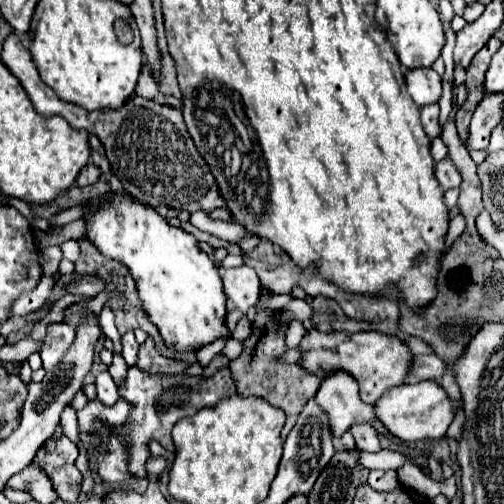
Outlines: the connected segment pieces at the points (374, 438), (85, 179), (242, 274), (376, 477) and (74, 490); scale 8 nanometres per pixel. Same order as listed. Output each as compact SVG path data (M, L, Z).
M365 422L365 424L353 424L351 434L355 436L355 442L357 442L357 446L361 450L365 450L365 452L379 452L381 450L379 436L377 436L375 428L369 422Z
M89 162L77 176L77 184L79 186L87 186L87 184L93 184L97 182L97 178L101 176L101 170L97 170L97 166L93 162Z
M247 264L229 270L223 268L221 278L225 294L235 304L237 310L247 312L259 300L261 280L257 280L257 272L253 272L253 268L249 268Z
M373 470L369 474L369 482L367 482L371 488L375 490L393 490L397 488L399 484L399 478L397 478L397 472L395 470Z
M63 434L59 438L49 438L33 458L33 466L45 470L53 482L55 492L63 502L77 502L81 494L81 472L75 466L77 446Z

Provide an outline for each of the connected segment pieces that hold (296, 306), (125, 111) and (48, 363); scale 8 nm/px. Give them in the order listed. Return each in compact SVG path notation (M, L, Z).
M293 300L291 304L285 306L285 310L293 312L293 318L301 320L301 322L309 320L313 316L313 308L311 308L311 304L307 300Z
M9 36L3 42L3 54L1 62L19 78L19 82L25 86L25 92L29 94L35 110L43 116L59 114L63 116L73 128L87 130L95 134L107 152L107 160L111 164L111 170L117 172L119 180L123 182L125 192L153 208L177 208L177 210L205 210L213 212L215 208L225 208L225 198L221 196L217 182L213 174L209 172L209 166L205 164L203 156L197 152L193 138L189 136L183 112L159 104L155 100L141 98L133 94L121 108L101 108L95 112L87 112L81 106L63 102L41 78L39 72L31 60L29 50L21 44L17 36Z
M67 322L49 326L45 344L41 348L43 366L47 372L57 368L57 362L61 360L61 356L65 356L65 352L69 350L69 344L73 344L73 340L75 340L75 330Z

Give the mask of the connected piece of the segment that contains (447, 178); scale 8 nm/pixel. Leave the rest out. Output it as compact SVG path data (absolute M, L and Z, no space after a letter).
M447 158L435 164L435 178L437 178L437 182L441 184L443 190L459 188L459 184L461 184L461 176L459 176L457 168L455 168L453 162L447 160Z

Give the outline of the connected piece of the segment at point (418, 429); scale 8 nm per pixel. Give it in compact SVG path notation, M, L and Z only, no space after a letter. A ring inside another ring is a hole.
M421 380L415 384L401 384L385 392L375 404L375 414L393 436L415 442L427 438L443 438L457 414L457 408L463 408L463 400L459 400L459 404L453 404L453 400L449 400L449 394L439 382Z

